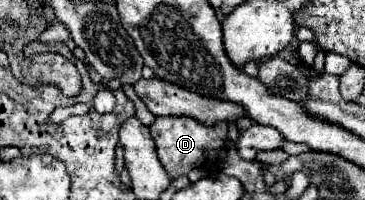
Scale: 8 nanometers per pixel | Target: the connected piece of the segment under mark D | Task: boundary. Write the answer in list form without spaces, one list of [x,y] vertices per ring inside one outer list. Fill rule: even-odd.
[[[155,118],[151,126],[151,136],[155,140],[157,154],[171,178],[185,176],[191,168],[215,166],[219,152],[227,140],[227,124],[219,122],[217,126],[205,126],[193,118]]]

